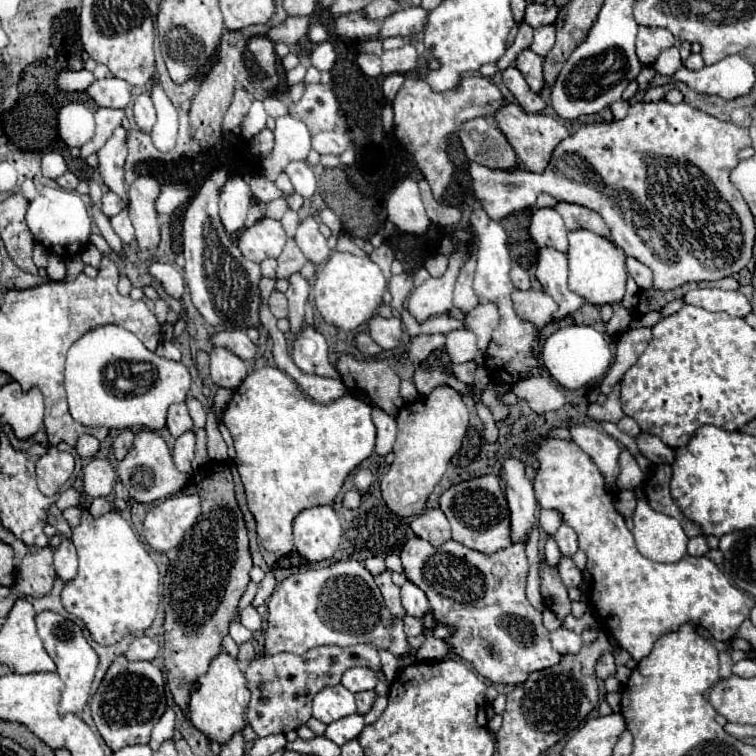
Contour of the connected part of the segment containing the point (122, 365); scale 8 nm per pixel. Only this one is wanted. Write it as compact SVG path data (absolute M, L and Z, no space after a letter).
M97 326L73 342L67 352L65 390L69 412L83 426L161 430L165 428L167 408L175 402L183 402L189 386L191 378L181 362L159 358L123 326Z

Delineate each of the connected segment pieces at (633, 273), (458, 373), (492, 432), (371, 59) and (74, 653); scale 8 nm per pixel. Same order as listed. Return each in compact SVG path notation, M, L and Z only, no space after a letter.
M627 258L627 272L641 290L651 288L651 270L645 264L641 264L635 258Z
M467 362L465 366L455 366L455 364L449 364L449 370L453 372L453 376L465 384L471 384L473 378L475 378L475 368L477 364L475 362Z
M479 404L479 406L477 406L477 414L479 414L481 422L483 422L483 438L485 438L485 442L491 442L491 444L497 442L497 438L499 438L499 430L497 430L495 420L491 418L489 410L483 408L483 404Z
M359 54L359 58L357 58L357 64L359 64L359 68L367 74L367 76L379 76L381 74L381 60L379 60L379 56L375 56L375 54Z
M41 612L37 614L37 628L39 628L39 636L43 640L43 646L47 650L47 654L51 656L51 660L57 664L57 674L61 676L63 684L65 684L65 692L61 696L61 714L79 714L85 704L89 702L89 690L91 690L91 682L95 678L95 670L99 664L99 658L95 654L95 650L89 646L89 642L85 640L83 630L63 618L61 614L55 612Z

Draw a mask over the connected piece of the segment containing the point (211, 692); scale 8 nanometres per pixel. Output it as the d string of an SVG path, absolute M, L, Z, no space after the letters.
M221 652L213 662L205 676L199 678L197 690L191 692L189 702L189 718L193 726L203 732L211 742L225 744L237 732L243 732L247 726L247 706L249 706L251 692L247 688L247 680L237 666L237 660L231 658L227 652Z

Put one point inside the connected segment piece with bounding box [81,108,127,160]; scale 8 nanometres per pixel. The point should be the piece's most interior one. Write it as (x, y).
(107, 119)

